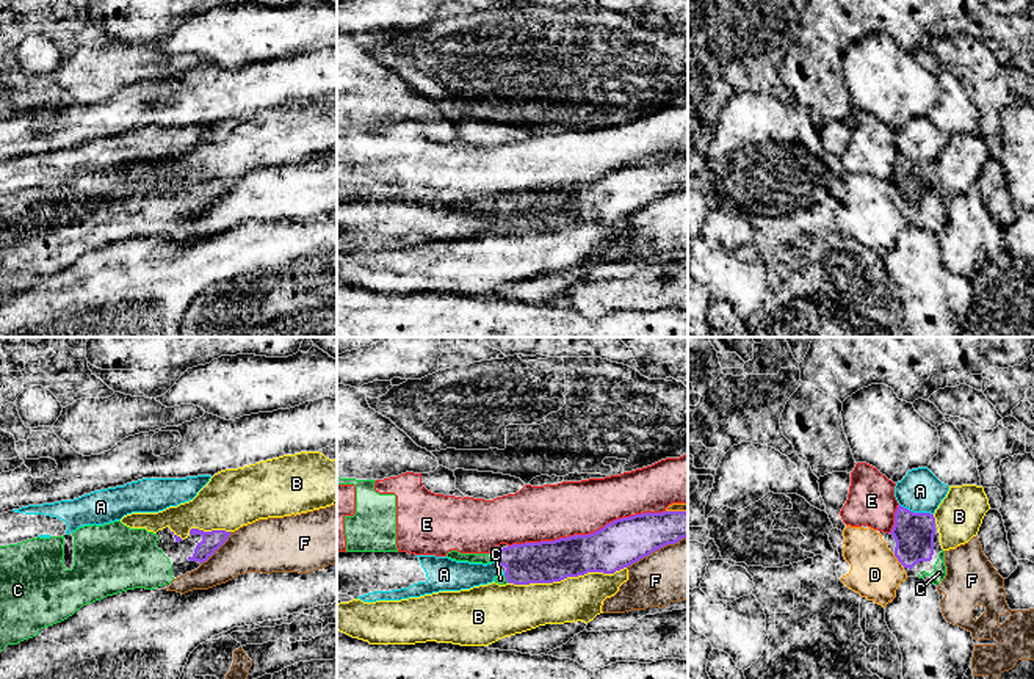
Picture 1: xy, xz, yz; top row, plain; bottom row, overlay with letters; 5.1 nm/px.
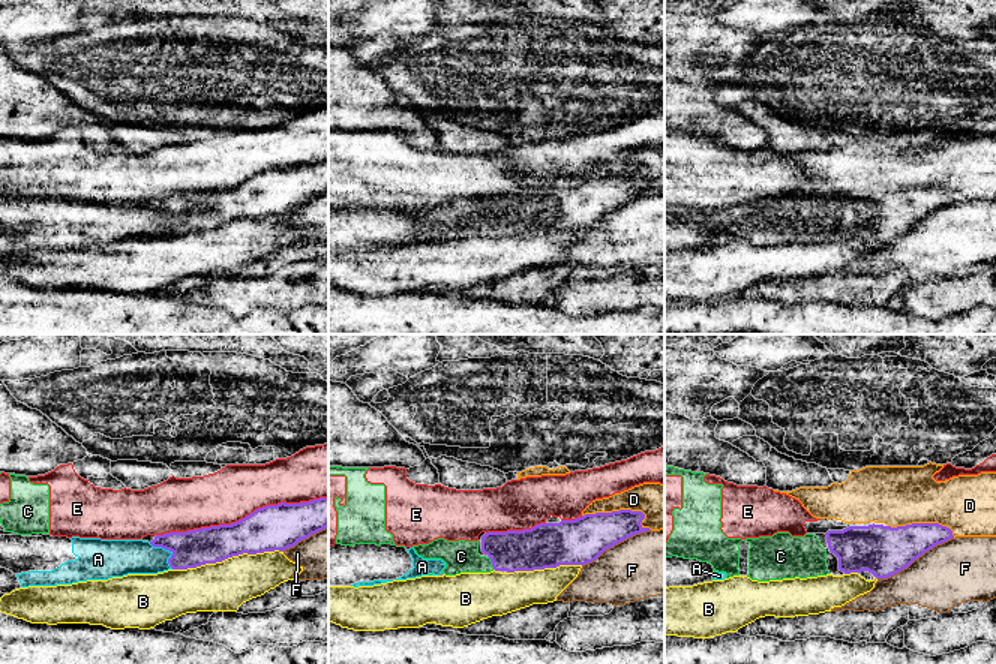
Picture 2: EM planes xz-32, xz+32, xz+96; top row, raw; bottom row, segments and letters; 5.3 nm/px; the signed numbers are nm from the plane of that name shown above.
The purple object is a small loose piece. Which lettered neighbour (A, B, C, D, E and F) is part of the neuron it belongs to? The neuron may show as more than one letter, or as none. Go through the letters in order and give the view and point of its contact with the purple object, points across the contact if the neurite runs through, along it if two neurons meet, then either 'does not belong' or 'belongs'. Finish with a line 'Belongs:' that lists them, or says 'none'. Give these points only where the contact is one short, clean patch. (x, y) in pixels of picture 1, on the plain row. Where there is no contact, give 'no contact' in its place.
A: meets purple in yz at (917, 162); does not belong
B: meets purple in xz at (566, 226); does not belong
C: meets purple in xz at (506, 228); runs through xz (545, 210), (527, 212), (506, 228), (500, 228); belongs
D: meets purple in yz at (898, 209); does not belong
E: meets purple in xz at (586, 184); does not belong
F: meets purple in xz at (657, 198); does not belong
Belongs: C

